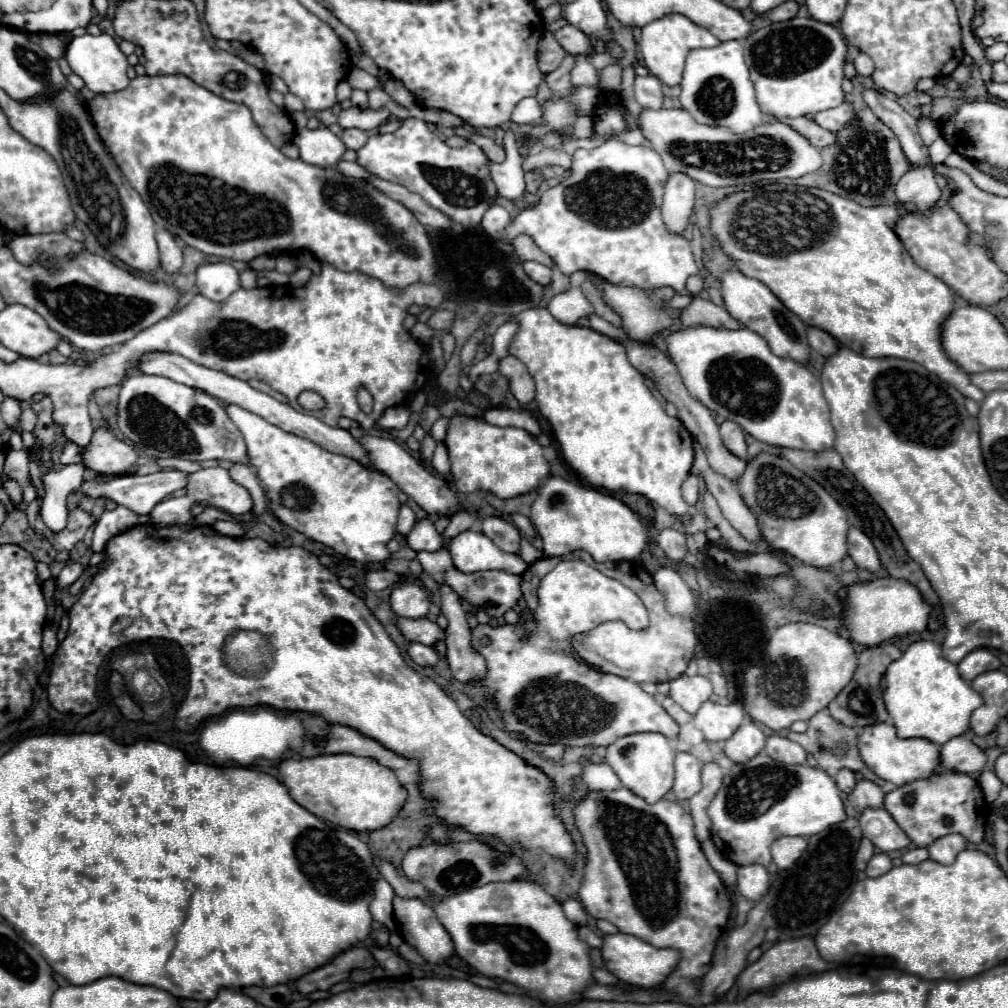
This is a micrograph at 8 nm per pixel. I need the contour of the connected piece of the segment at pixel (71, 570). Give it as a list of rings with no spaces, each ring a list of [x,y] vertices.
[[[70,562],[70,564],[66,564],[64,568],[62,568],[62,572],[58,574],[58,578],[56,578],[56,586],[58,588],[68,588],[70,584],[74,584],[76,580],[78,580],[78,576],[84,572],[84,568],[80,566],[80,564],[76,564],[76,562]]]

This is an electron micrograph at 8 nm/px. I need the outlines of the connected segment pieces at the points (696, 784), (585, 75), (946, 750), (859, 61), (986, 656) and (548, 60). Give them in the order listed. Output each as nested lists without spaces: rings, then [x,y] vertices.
[[[678,754],[676,756],[676,780],[674,780],[674,788],[672,792],[676,794],[678,800],[688,800],[692,798],[696,792],[700,792],[702,780],[700,780],[700,770],[702,770],[702,762],[698,758],[694,758],[692,754]]]
[[[578,56],[576,66],[572,70],[572,84],[574,86],[598,86],[598,72],[588,62],[586,56]]]
[[[952,738],[940,746],[940,770],[974,774],[986,764],[986,754],[968,738]]]
[[[860,52],[860,54],[856,56],[854,66],[856,66],[856,72],[858,72],[860,76],[870,76],[870,74],[874,72],[874,62],[872,62],[872,60],[868,58],[868,54],[864,54],[864,52]]]
[[[982,648],[982,650],[974,650],[970,652],[960,664],[958,664],[958,670],[960,670],[960,676],[966,680],[966,682],[972,682],[976,676],[988,672],[988,670],[998,670],[1000,668],[1000,660],[996,654],[992,654],[990,650]]]
[[[546,32],[538,44],[538,60],[540,60],[540,68],[542,72],[552,72],[554,68],[560,66],[562,58],[566,56],[566,52],[562,50],[562,46],[554,40],[552,32]]]

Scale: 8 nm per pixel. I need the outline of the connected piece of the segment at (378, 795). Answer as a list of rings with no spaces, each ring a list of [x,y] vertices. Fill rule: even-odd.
[[[320,754],[314,758],[300,758],[300,760],[290,758],[280,764],[280,774],[292,798],[300,806],[304,806],[308,812],[312,812],[322,820],[328,820],[336,826],[354,832],[366,832],[366,830],[370,832],[386,828],[408,800],[408,790],[398,782],[396,774],[390,768],[380,766],[374,758],[356,758],[354,754]]]

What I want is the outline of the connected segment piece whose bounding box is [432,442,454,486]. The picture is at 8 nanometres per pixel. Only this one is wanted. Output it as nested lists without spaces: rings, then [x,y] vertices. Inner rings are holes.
[[[444,442],[436,444],[434,456],[432,456],[432,466],[438,474],[446,476],[446,480],[450,482],[450,486],[454,486],[454,478],[452,478],[452,470],[450,470],[450,458],[448,458],[448,448]]]

